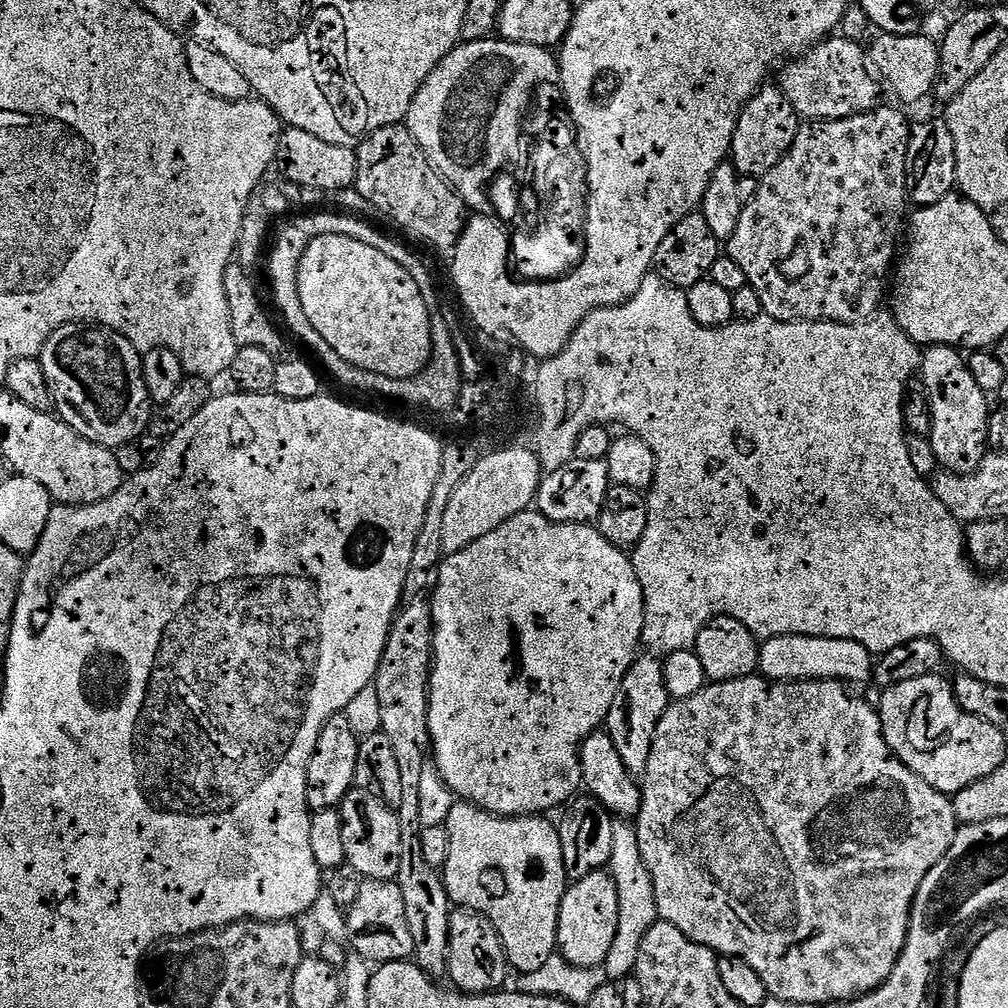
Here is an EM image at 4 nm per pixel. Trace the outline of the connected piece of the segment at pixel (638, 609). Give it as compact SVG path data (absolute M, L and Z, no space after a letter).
M539 510L519 512L514 518L502 522L498 530L490 530L486 538L478 538L470 546L462 550L445 555L440 573L436 579L436 586L430 593L432 606L432 677L428 683L428 721L430 722L430 734L432 735L431 755L436 755L435 771L443 778L445 784L461 801L471 802L487 812L493 812L495 816L539 816L548 814L551 808L559 809L567 805L581 791L584 775L582 774L582 762L580 761L580 748L584 740L591 732L599 732L605 727L610 710L614 706L614 698L618 698L618 690L622 686L622 678L632 669L638 653L642 648L644 638L644 595L642 594L642 582L634 570L629 553L622 548L615 548L613 544L601 534L599 527L592 524L559 524L550 518L546 518Z

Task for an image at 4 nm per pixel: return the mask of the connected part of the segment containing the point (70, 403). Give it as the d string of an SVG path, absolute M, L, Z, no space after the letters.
M77 323L61 325L44 344L46 362L40 362L40 365L50 386L54 412L82 438L102 444L105 448L120 450L123 444L149 431L154 411L144 381L142 356L122 332L110 334L110 326L80 327Z

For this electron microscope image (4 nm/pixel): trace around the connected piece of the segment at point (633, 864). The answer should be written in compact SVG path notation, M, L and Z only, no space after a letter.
M615 819L614 851L611 855L608 870L615 886L618 888L619 922L618 932L610 948L610 954L607 955L605 960L604 969L611 981L620 982L633 975L642 938L649 932L650 926L659 919L652 875L649 874L645 860L642 858L636 829L627 819Z

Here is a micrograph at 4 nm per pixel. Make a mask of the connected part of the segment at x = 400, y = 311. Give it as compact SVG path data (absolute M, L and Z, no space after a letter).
M329 230L319 233L306 246L306 254L302 254L301 264L297 272L298 296L302 300L302 307L306 310L306 315L310 318L314 329L322 334L322 338L338 352L348 363L352 363L362 370L377 371L378 374L390 376L390 378L408 378L418 375L432 360L432 317L433 313L428 312L429 301L424 299L420 292L420 287L414 282L414 278L409 274L408 269L398 266L394 258L382 254L382 250L374 250L374 246L366 246L366 242L358 242L354 238L344 235L340 230Z

